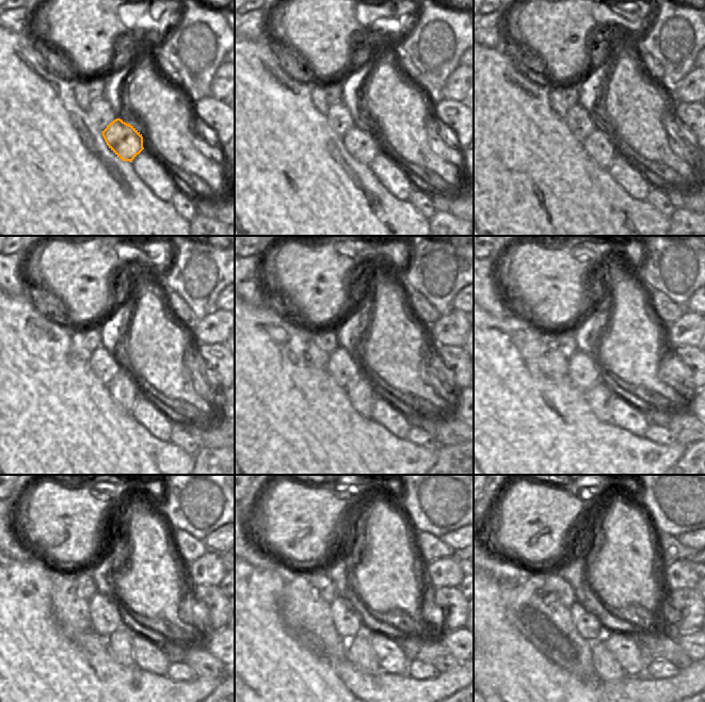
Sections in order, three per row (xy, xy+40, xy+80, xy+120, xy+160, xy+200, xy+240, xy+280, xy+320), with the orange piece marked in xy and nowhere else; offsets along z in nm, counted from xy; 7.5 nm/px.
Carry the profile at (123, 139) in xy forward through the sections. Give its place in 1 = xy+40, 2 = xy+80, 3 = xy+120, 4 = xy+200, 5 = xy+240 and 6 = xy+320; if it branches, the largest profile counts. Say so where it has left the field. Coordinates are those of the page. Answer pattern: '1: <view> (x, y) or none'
1: xy+40 (361, 143)
2: xy+80 (599, 146)
3: xy+120 (123, 388)
4: xy+200 (601, 397)
5: xy+240 (119, 642)
6: xy+320 (606, 666)

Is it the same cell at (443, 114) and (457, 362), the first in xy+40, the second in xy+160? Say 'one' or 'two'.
one

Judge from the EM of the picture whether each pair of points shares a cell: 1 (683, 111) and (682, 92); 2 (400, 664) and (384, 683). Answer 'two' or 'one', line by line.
1: two
2: two

